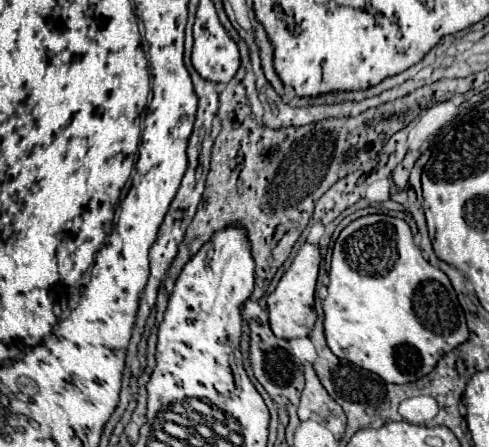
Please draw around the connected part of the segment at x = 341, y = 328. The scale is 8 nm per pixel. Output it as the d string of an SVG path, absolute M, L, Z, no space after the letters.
M368 214L350 222L336 238L328 276L328 296L322 302L328 348L386 382L406 384L424 378L446 352L468 340L464 312L448 276L424 260L402 218Z

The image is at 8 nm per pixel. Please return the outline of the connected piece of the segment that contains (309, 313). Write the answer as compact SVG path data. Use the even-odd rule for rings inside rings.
M302 244L296 258L292 260L290 268L284 272L280 278L276 290L268 296L268 314L270 314L270 328L276 336L284 340L292 338L304 338L310 334L316 322L316 312L314 312L314 286L316 286L316 276L318 276L318 266L320 266L320 246L318 244Z

